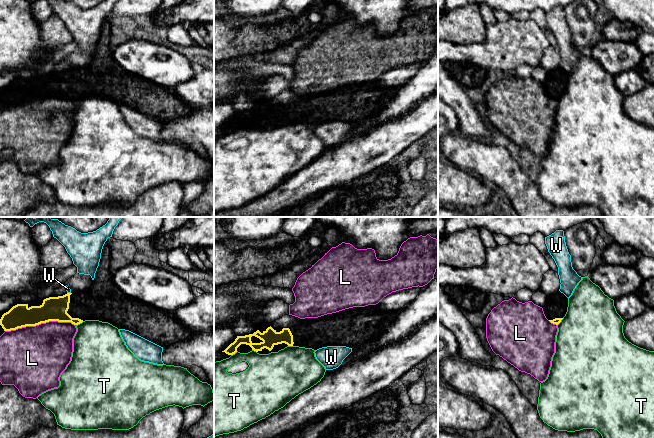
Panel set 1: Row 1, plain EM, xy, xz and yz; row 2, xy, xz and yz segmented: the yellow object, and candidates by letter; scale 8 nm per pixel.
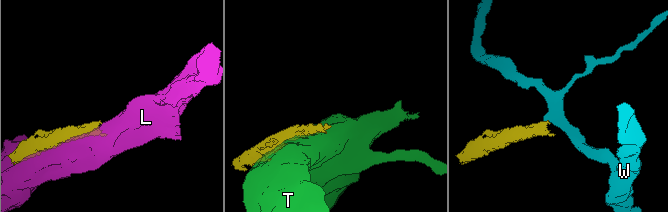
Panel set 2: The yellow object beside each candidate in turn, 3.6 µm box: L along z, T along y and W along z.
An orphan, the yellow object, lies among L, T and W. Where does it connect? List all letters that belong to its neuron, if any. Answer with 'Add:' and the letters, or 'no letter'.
Add: no letter

